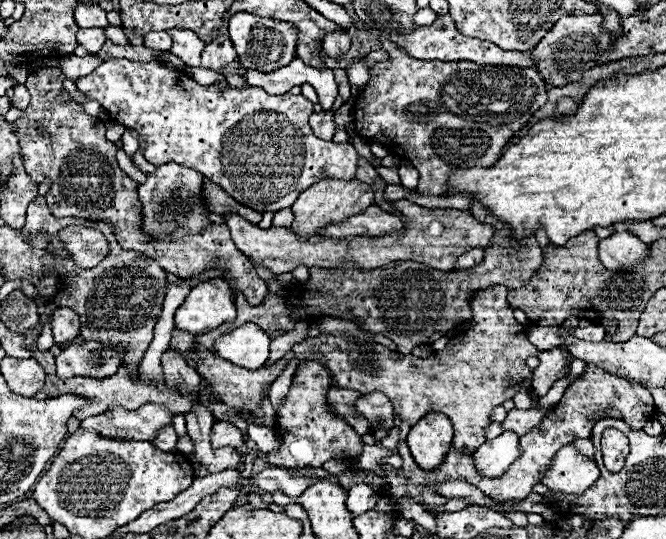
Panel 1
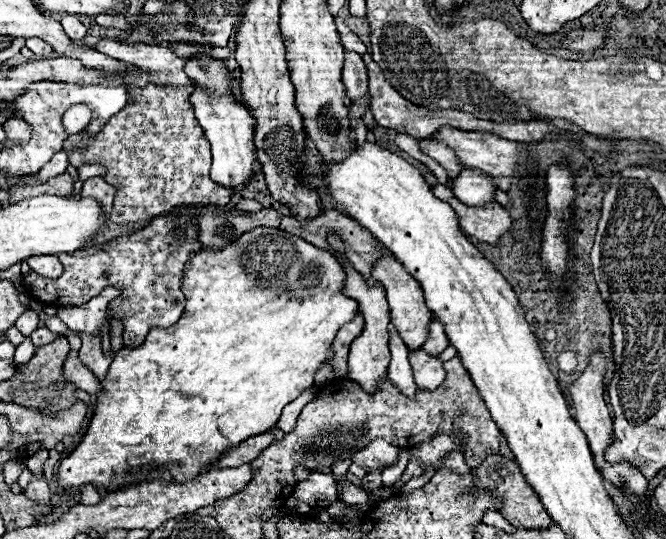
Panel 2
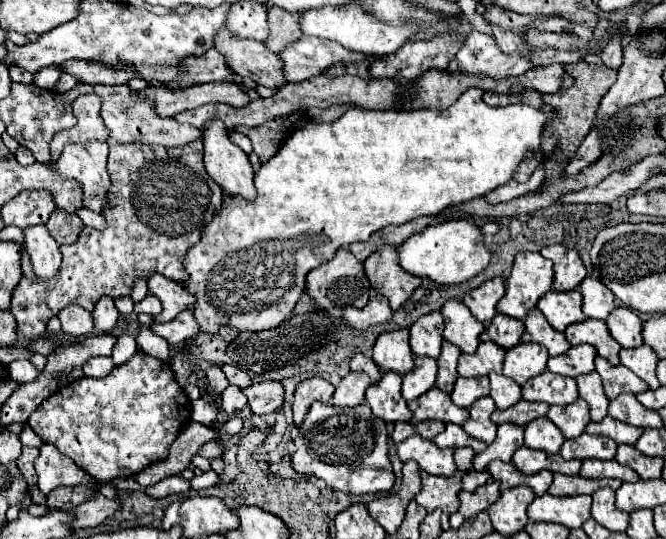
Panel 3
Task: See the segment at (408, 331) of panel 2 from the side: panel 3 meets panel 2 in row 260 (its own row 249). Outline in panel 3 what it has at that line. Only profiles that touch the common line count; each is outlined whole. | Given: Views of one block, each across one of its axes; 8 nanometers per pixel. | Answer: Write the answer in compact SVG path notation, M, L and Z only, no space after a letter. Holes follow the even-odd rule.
M382 244L370 258L366 258L364 268L372 290L386 296L392 310L398 310L422 282L420 276L406 272L398 264L398 248L390 244Z

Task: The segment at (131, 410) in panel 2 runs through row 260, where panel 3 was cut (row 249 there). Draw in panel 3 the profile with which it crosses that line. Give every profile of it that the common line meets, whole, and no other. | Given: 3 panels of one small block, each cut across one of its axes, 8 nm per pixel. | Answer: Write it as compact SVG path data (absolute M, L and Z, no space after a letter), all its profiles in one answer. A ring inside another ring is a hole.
M470 88L448 110L414 110L414 112L408 112L408 110L358 110L358 108L350 108L348 112L344 112L334 122L328 122L328 124L308 122L302 130L296 130L284 142L284 146L278 150L278 154L274 158L270 158L268 162L264 162L260 166L260 170L256 172L254 184L256 184L258 196L254 200L244 200L240 196L228 196L222 202L220 210L214 212L212 222L204 228L200 244L192 246L186 252L186 258L182 264L184 264L188 278L186 278L186 282L182 282L182 288L196 298L194 316L196 316L202 332L218 334L218 330L222 326L230 326L236 330L248 330L248 332L260 332L260 330L276 328L286 318L292 316L296 302L300 300L302 292L306 290L306 274L312 268L318 268L322 262L330 260L338 248L348 246L352 242L364 242L370 238L372 232L382 230L388 224L404 224L404 222L410 222L418 216L438 214L444 208L448 208L450 204L462 204L466 200L486 196L496 186L510 182L518 164L524 160L524 152L530 148L540 150L542 128L548 120L554 118L554 114L544 114L536 108L526 106L526 104L512 104L508 108L490 108L482 102L482 94L484 94L482 88Z

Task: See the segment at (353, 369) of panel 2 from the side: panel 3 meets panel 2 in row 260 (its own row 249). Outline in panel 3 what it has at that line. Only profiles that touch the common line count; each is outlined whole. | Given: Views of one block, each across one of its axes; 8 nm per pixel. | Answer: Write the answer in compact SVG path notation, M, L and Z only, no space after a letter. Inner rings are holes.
M342 248L338 250L338 254L330 260L330 262L324 262L322 266L314 268L308 278L306 278L306 284L308 284L308 296L318 304L322 306L326 312L334 310L334 308L362 308L368 298L370 298L370 282L366 278L366 272L364 272L364 266L360 260L356 260L356 256L348 250L348 248Z

